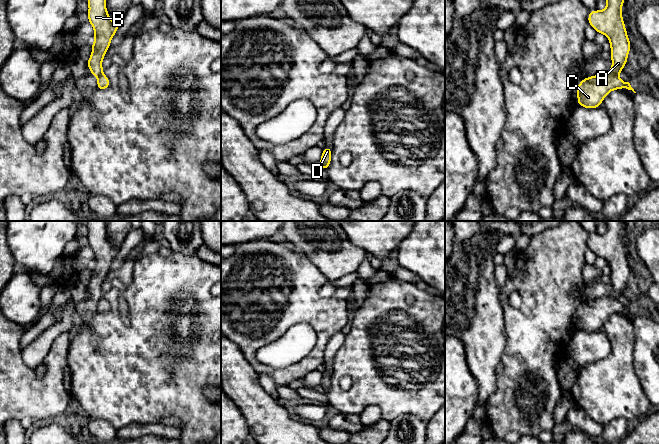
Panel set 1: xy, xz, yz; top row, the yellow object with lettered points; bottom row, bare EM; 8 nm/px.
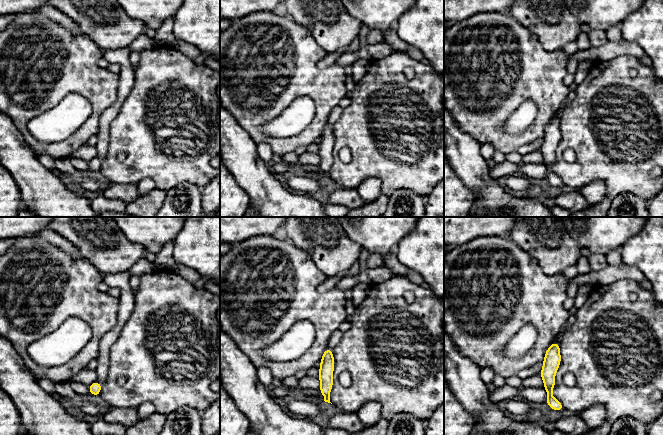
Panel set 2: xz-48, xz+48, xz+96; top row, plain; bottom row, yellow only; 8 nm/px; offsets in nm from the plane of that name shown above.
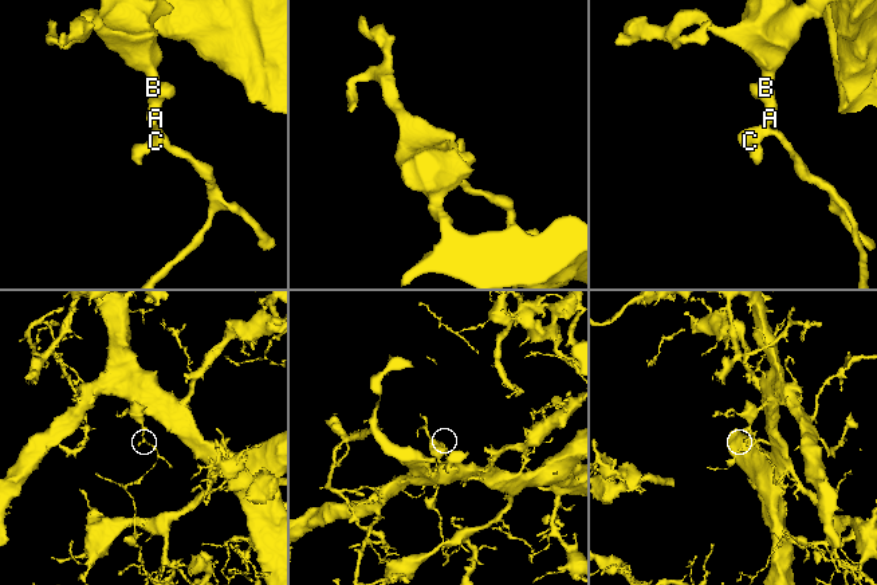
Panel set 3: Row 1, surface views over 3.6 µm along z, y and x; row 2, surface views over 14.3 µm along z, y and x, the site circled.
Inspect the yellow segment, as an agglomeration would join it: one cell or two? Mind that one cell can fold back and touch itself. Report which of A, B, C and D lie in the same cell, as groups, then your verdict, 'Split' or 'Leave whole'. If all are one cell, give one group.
Groups: A B / C D. Split

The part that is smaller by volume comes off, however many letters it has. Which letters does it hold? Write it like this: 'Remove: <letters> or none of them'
Remove: C, D

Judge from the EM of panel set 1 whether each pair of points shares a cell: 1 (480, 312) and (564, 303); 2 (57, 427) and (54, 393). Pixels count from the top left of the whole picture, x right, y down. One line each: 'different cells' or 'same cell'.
1: different cells
2: different cells

